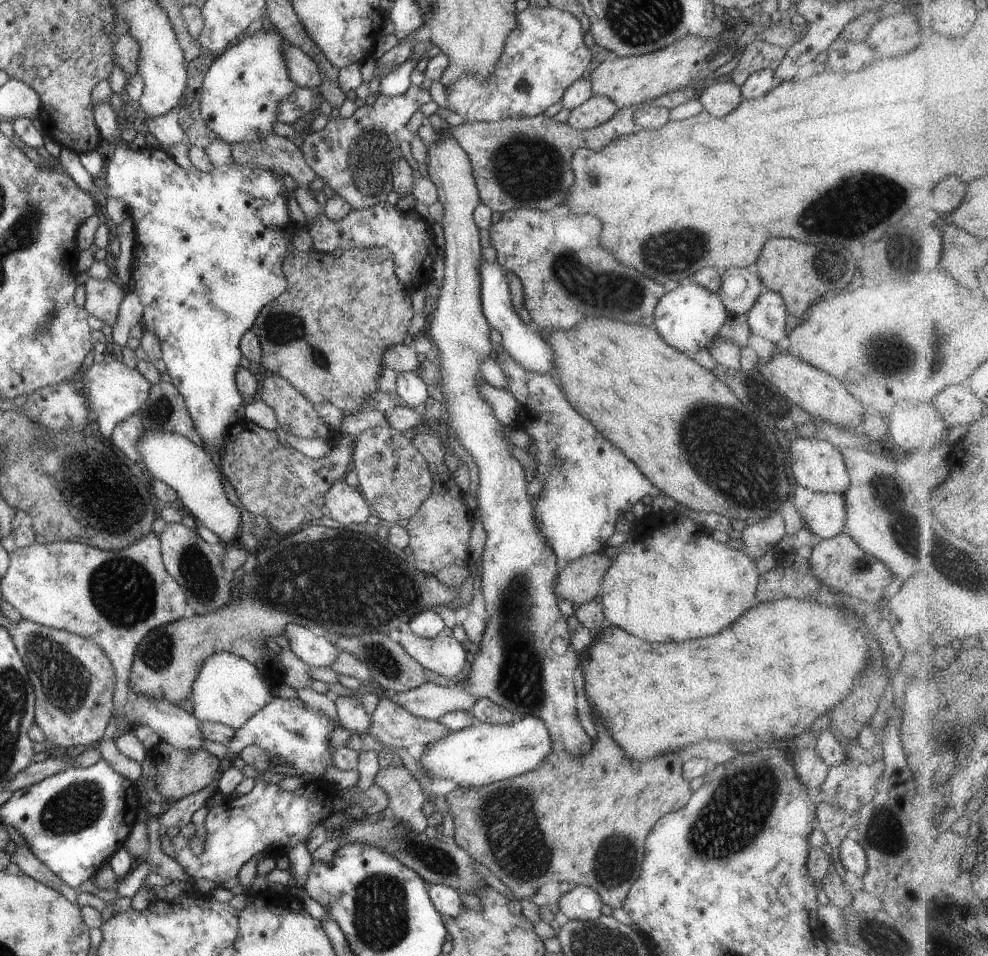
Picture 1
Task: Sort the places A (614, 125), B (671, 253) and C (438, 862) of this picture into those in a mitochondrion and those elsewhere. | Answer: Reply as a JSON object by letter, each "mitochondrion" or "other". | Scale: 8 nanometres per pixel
{"A":"other","B":"mitochondrion","C":"mitochondrion"}

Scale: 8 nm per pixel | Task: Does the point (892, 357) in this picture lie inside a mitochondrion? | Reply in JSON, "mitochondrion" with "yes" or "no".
{"mitochondrion":"yes"}

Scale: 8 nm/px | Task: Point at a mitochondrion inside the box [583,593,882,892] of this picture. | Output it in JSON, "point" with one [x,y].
{"point":[733,818]}

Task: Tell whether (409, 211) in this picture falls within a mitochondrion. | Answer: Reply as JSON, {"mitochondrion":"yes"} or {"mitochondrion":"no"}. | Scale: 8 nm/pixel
{"mitochondrion":"no"}

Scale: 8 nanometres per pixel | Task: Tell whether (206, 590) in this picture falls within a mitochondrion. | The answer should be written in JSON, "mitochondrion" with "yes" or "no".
{"mitochondrion":"yes"}

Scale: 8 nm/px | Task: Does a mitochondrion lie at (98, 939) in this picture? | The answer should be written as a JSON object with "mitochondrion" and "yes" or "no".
{"mitochondrion":"no"}

